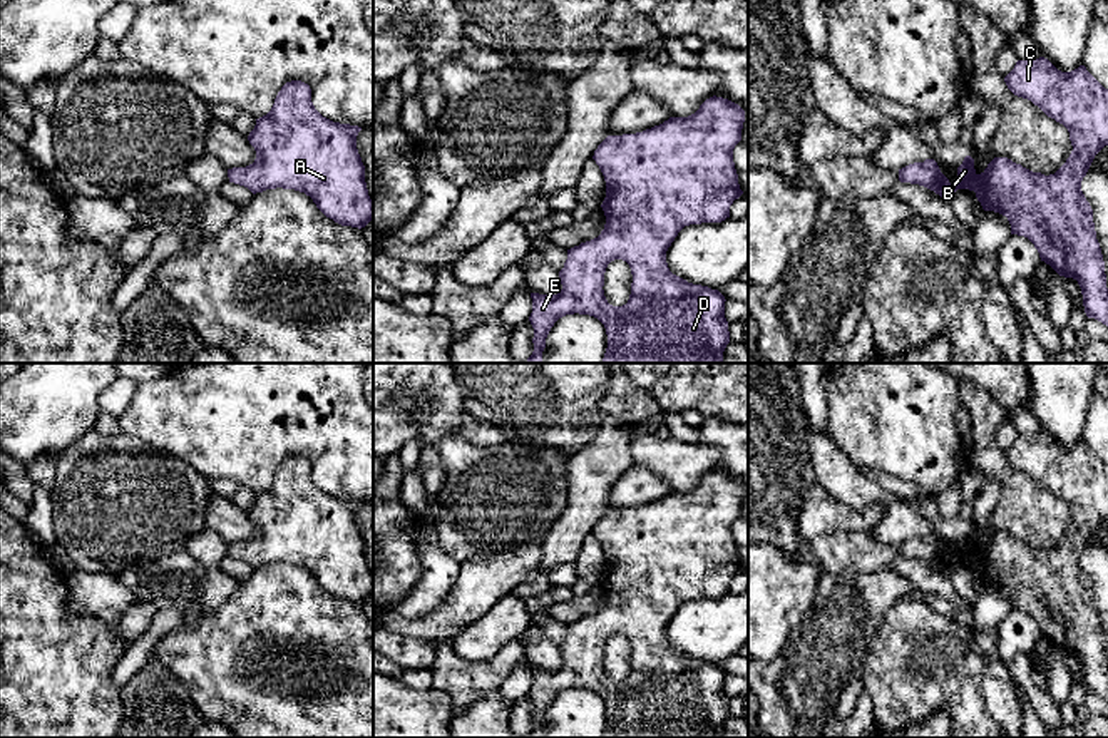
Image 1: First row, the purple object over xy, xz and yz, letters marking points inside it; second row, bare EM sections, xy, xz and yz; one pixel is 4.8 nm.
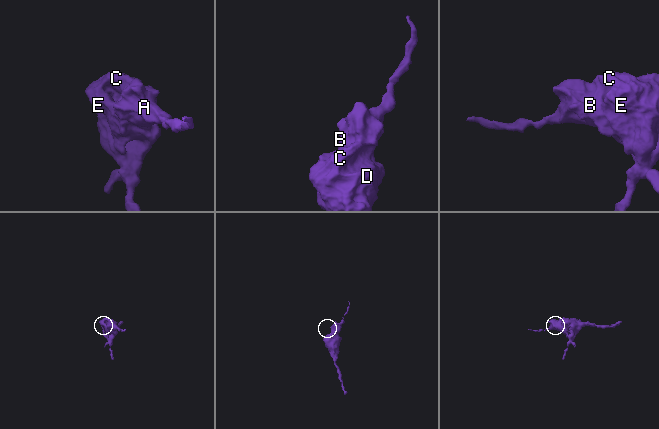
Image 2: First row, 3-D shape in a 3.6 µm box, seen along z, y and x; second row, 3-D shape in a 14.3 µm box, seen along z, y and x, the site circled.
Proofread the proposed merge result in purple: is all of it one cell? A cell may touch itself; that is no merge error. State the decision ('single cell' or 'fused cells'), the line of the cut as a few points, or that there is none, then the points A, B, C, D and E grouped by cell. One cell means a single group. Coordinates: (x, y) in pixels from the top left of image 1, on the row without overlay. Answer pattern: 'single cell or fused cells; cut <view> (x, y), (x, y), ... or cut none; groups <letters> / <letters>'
single cell; cut none; groups A B C D E

